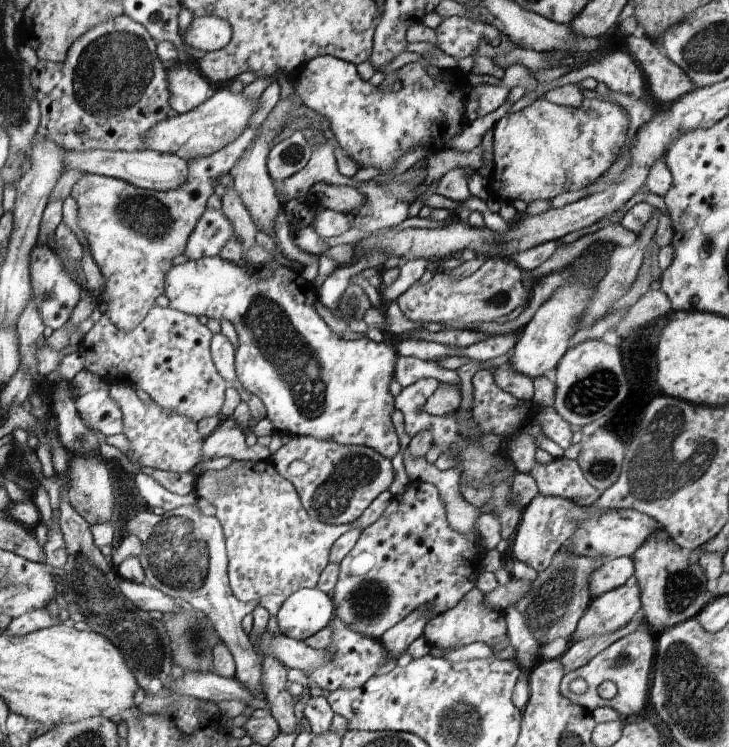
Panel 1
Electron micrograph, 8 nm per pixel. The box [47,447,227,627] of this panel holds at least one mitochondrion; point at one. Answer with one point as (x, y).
(177, 555)

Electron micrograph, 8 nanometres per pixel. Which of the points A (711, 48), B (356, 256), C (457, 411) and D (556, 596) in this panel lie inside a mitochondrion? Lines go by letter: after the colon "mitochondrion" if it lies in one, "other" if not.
A: mitochondrion
B: other
C: other
D: mitochondrion

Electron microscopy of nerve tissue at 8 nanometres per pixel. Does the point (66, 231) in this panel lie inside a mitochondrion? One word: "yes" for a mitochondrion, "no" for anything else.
no

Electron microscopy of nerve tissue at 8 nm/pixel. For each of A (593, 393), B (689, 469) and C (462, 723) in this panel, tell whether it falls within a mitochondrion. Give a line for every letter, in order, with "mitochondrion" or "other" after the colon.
A: mitochondrion
B: mitochondrion
C: mitochondrion

